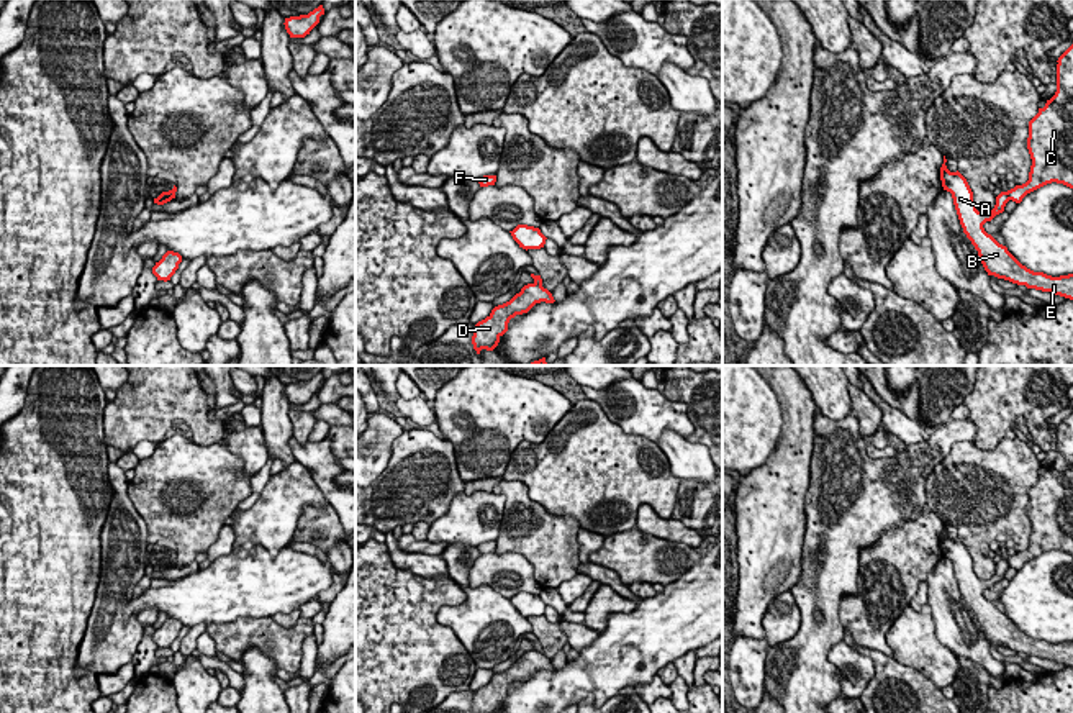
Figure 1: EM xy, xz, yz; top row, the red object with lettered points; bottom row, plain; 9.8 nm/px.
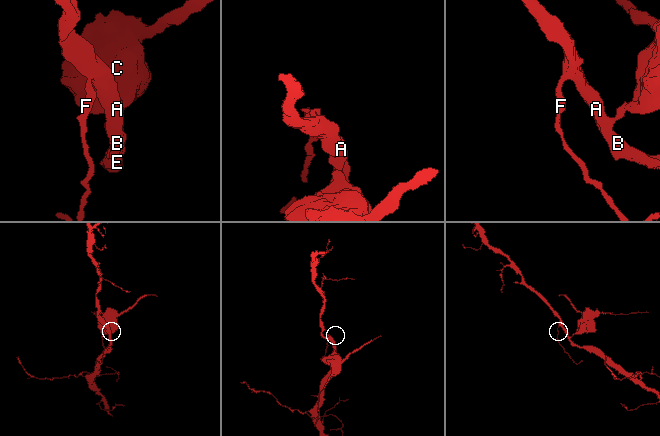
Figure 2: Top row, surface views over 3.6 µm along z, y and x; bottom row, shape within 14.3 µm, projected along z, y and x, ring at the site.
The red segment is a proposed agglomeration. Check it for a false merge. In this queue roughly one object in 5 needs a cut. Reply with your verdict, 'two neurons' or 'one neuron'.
two neurons

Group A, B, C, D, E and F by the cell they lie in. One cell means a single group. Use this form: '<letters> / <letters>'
A B E F / C D

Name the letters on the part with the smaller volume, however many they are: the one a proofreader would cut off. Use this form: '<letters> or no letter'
C, D

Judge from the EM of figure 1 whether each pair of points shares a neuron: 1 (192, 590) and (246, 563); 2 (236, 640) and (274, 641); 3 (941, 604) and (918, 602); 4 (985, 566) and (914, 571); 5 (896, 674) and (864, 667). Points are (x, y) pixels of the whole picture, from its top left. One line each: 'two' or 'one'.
1: one
2: one
3: two
4: two
5: two

